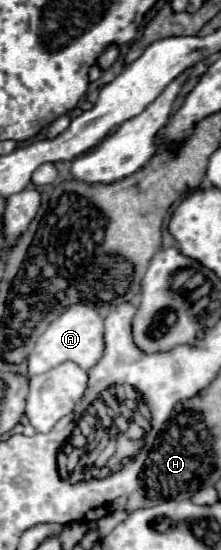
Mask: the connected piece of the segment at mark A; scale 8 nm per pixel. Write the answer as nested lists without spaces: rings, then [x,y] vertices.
[[[74,304],[66,308],[36,340],[28,356],[28,374],[44,374],[66,360],[76,362],[84,370],[90,370],[94,364],[98,364],[102,354],[104,354],[104,320],[92,306]]]

